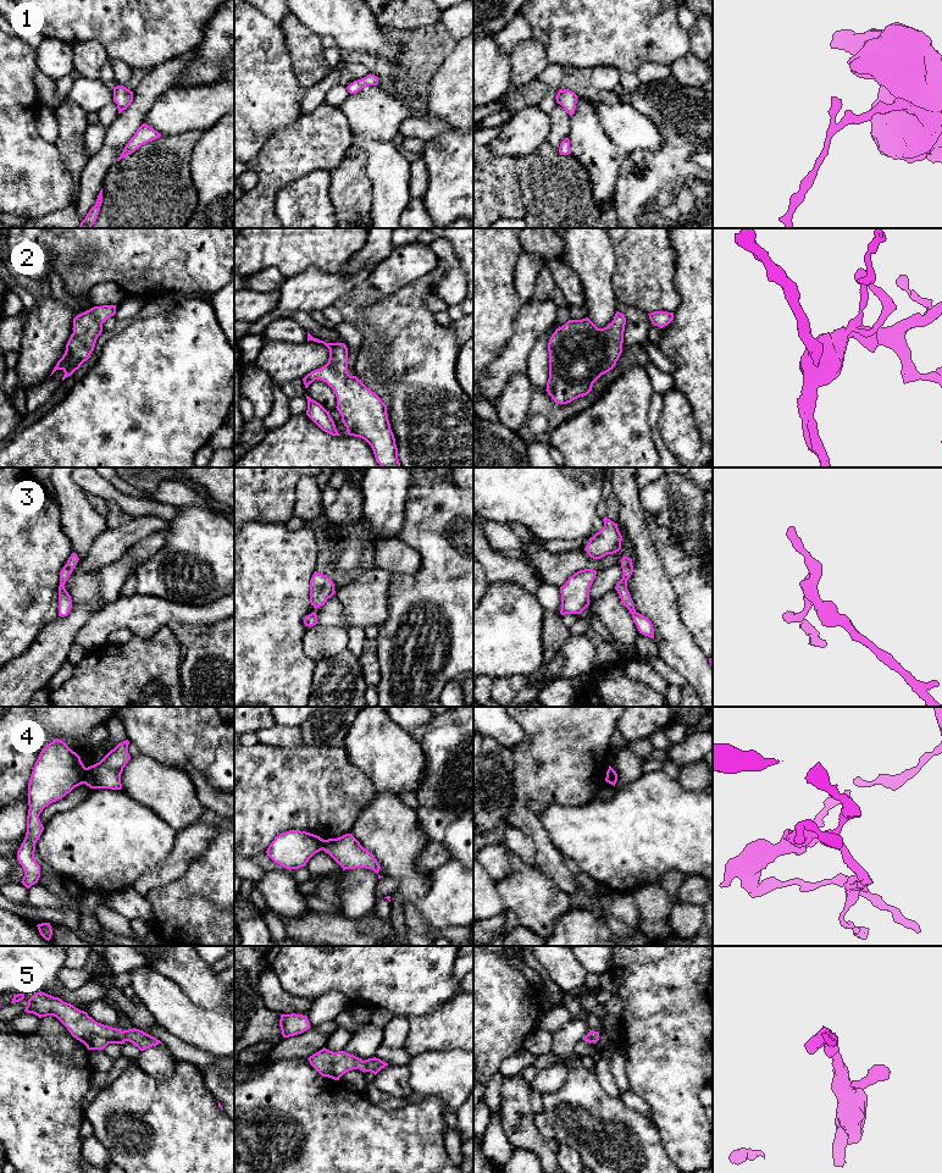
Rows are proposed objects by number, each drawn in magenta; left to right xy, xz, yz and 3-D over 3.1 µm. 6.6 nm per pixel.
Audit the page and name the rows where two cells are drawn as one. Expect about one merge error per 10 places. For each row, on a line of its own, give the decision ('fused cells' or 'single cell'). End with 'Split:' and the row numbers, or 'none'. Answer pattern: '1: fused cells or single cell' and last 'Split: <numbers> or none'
1: single cell
2: single cell
3: single cell
4: fused cells
5: single cell
Split: 4

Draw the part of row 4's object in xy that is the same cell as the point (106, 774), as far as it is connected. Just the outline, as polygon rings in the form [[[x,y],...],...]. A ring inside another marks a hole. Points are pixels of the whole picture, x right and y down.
[[[128,740],[118,743],[99,763],[85,768],[83,784],[90,789],[121,790],[121,774],[131,759],[128,745]]]

